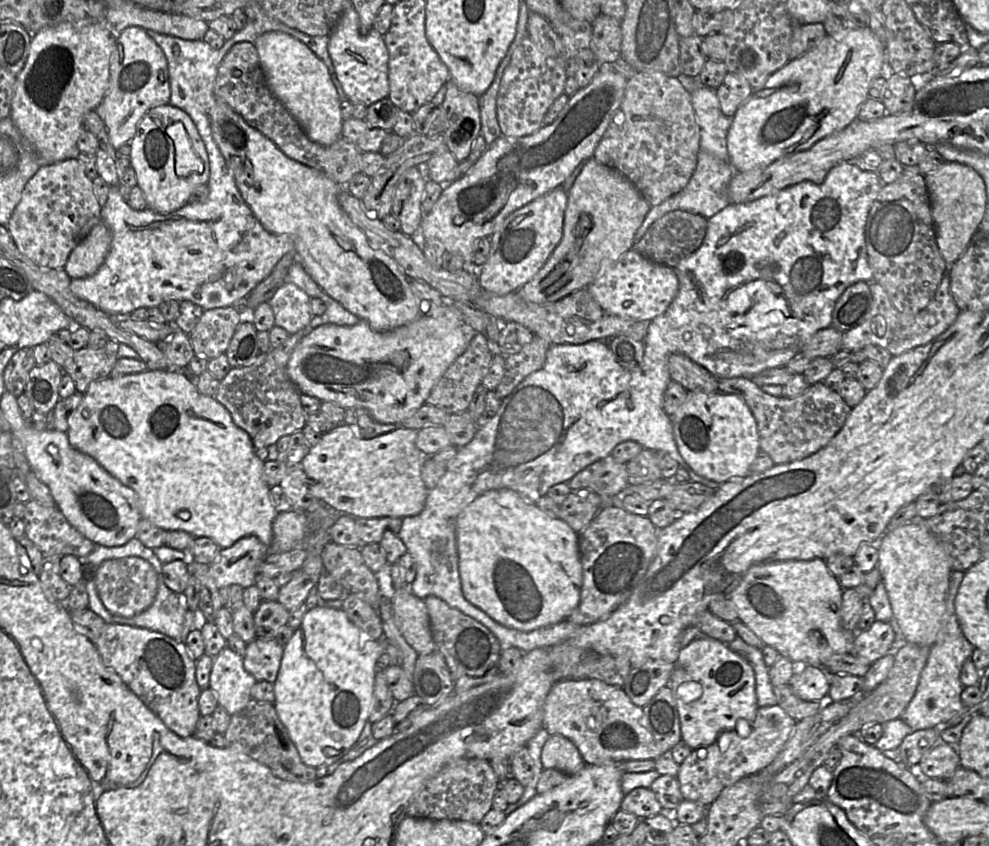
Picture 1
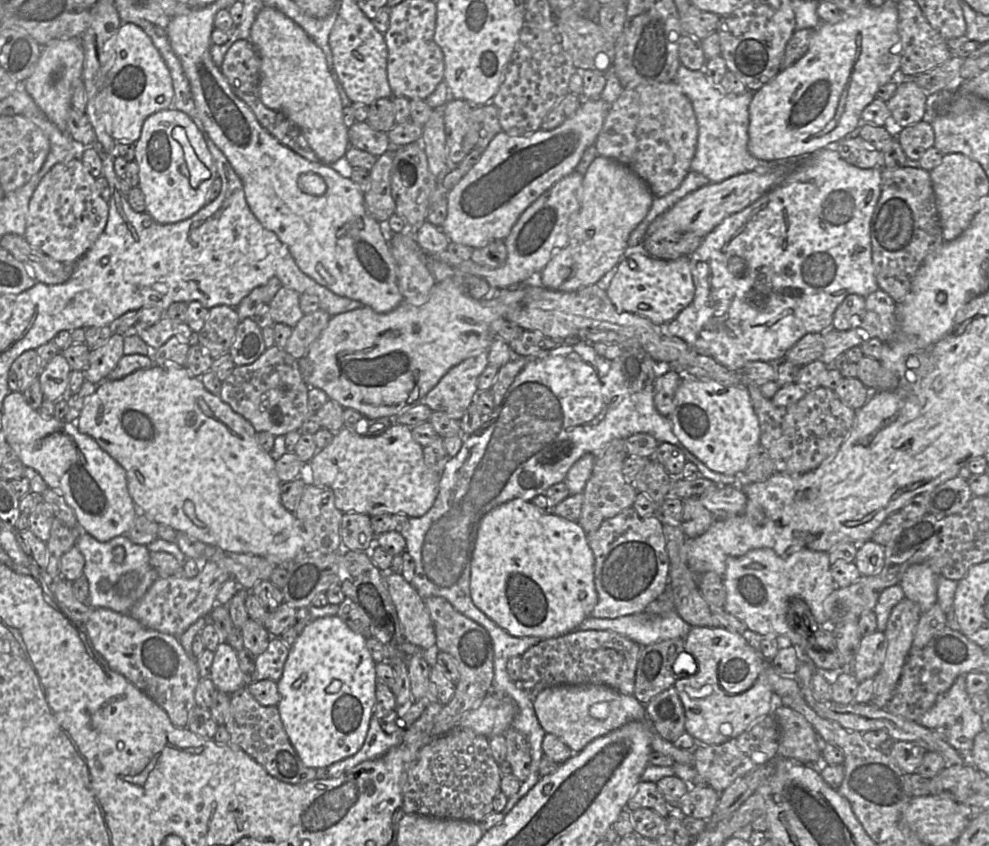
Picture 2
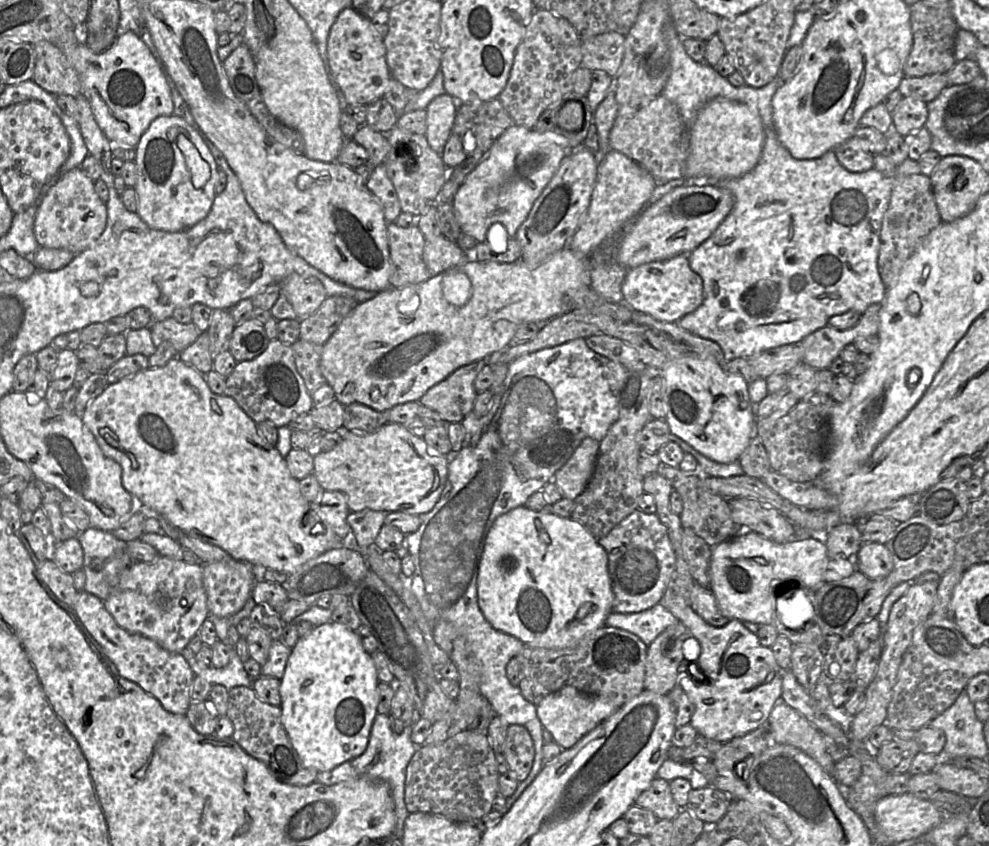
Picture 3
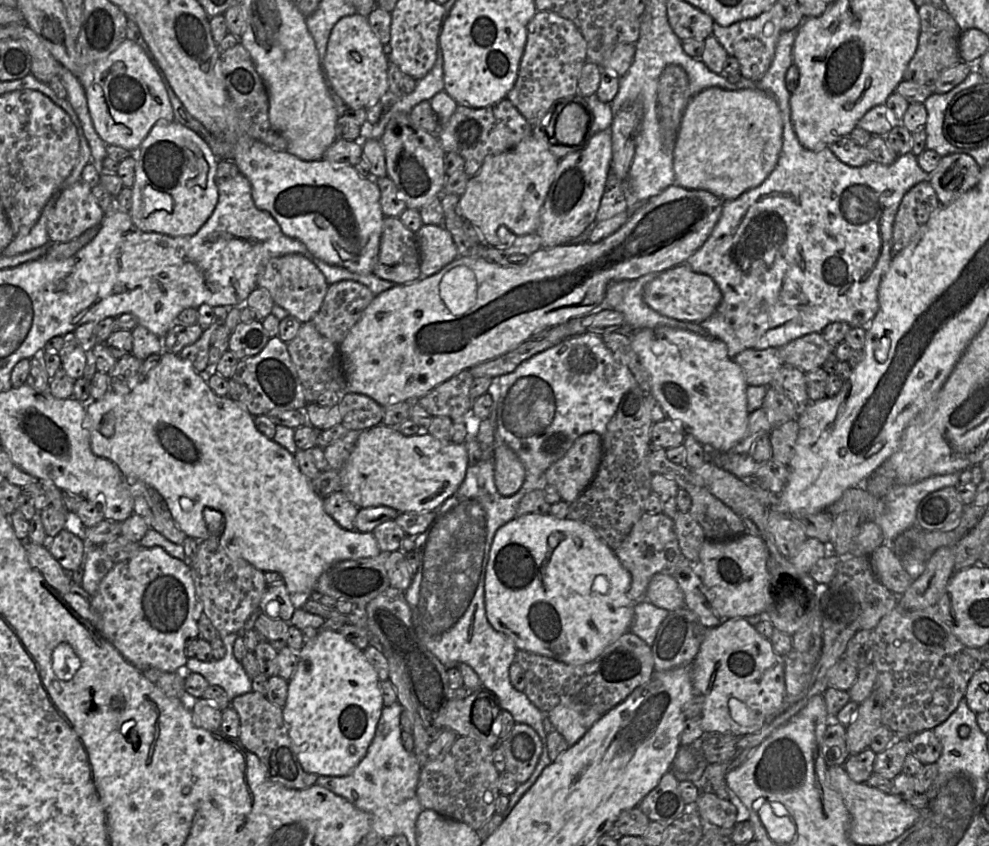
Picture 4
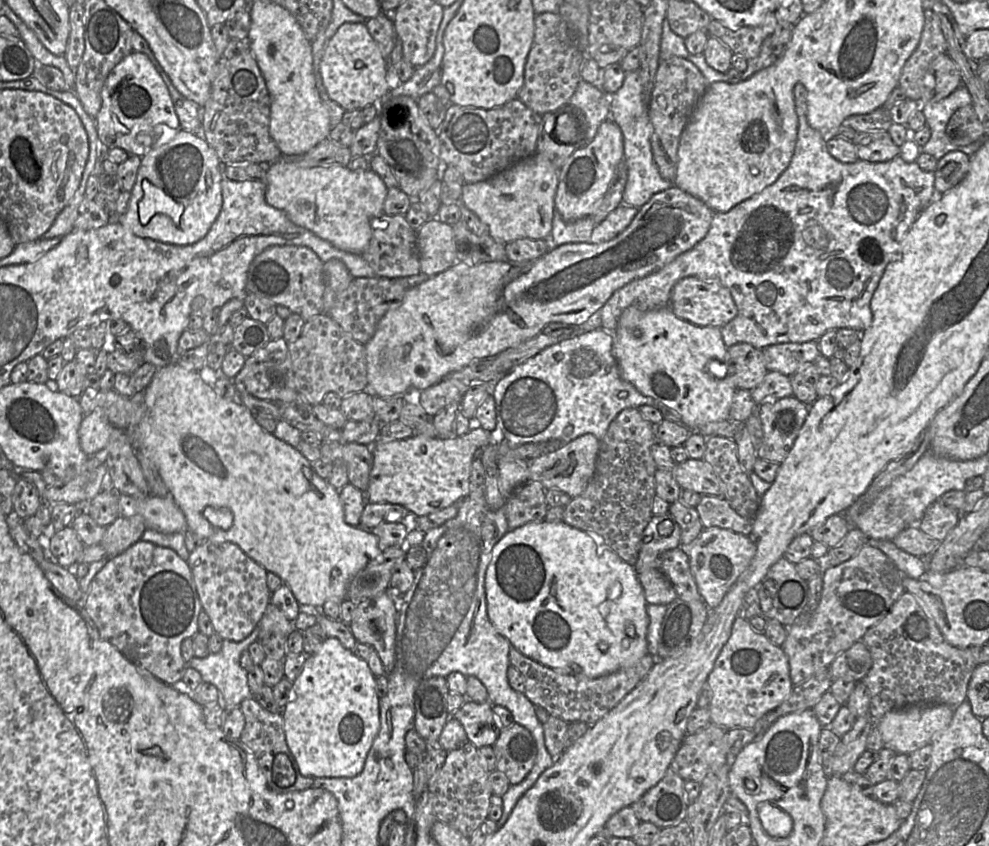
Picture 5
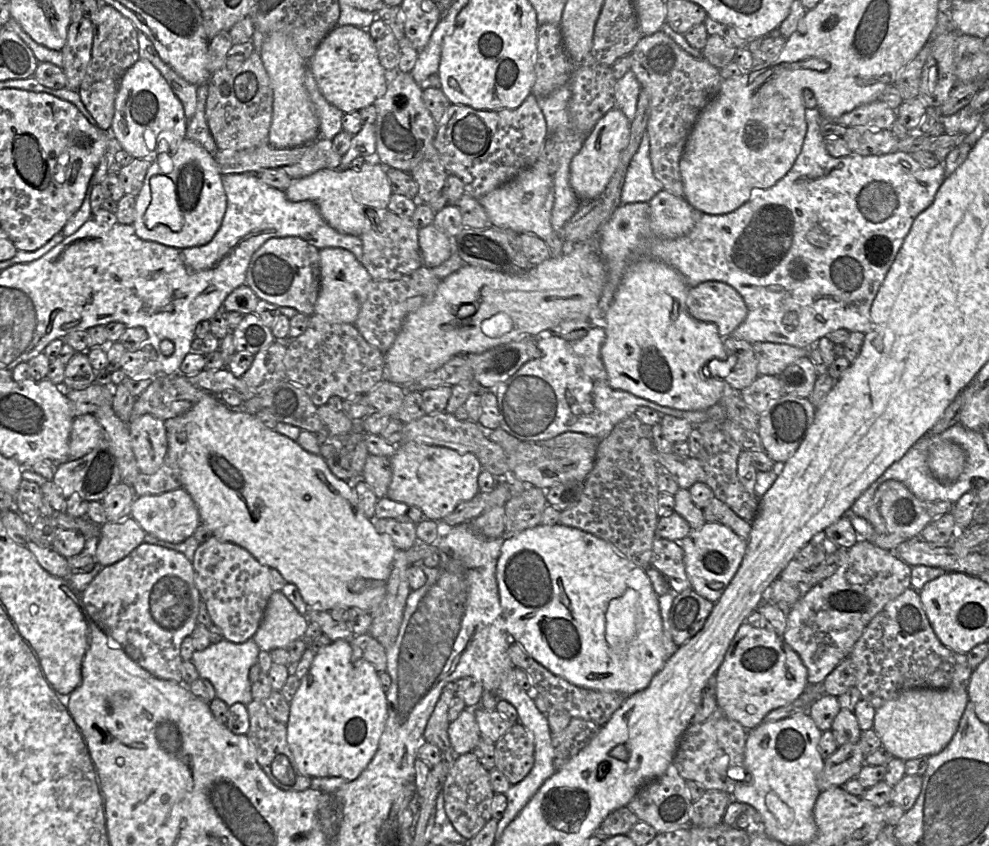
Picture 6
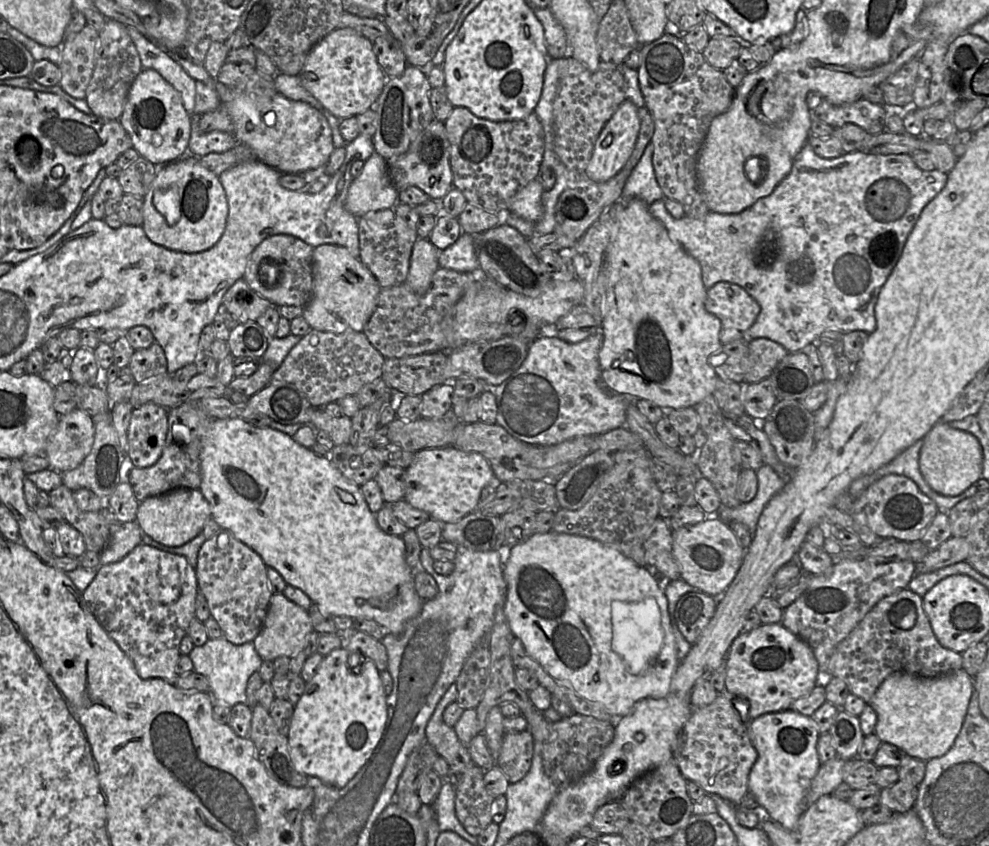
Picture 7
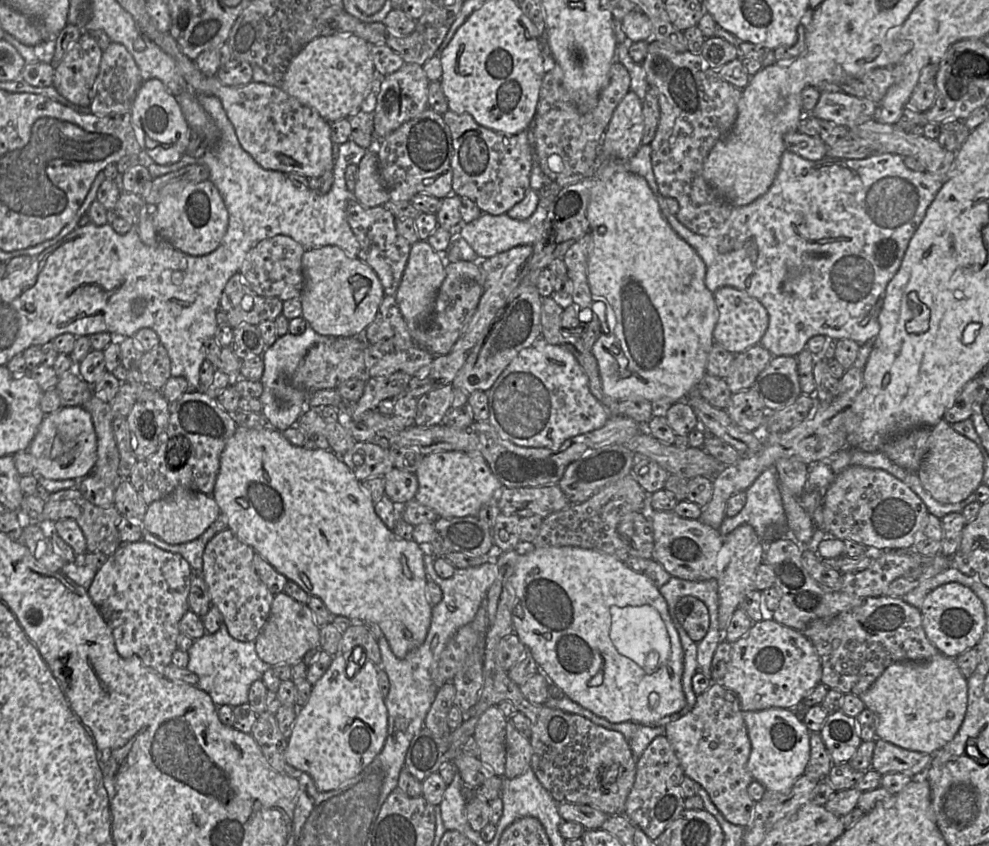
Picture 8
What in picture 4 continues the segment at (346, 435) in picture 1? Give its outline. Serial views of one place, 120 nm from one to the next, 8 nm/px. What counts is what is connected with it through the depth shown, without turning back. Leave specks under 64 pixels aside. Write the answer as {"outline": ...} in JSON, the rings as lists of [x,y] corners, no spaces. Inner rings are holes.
{"outline":[[[381,423],[357,436],[353,452],[338,472],[341,491],[360,509],[387,506],[400,513],[422,513],[437,511],[460,487],[468,467],[464,443],[442,442],[424,430],[405,436]]]}

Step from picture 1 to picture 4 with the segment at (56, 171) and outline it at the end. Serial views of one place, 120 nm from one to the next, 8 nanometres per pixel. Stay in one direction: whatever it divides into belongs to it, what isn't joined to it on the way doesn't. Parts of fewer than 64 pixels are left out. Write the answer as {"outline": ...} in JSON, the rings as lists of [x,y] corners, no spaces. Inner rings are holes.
{"outline":[[[83,180],[64,188],[47,222],[50,243],[69,242],[101,223],[105,212]]]}

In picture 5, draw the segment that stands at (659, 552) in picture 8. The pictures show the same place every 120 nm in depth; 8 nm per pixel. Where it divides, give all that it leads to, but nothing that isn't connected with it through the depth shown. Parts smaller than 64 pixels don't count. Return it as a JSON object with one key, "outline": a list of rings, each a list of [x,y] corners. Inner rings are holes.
{"outline":[[[713,526],[704,528],[689,546],[684,546],[684,551],[688,554],[690,569],[702,600],[708,608],[714,609],[751,563],[756,546],[746,535]]]}

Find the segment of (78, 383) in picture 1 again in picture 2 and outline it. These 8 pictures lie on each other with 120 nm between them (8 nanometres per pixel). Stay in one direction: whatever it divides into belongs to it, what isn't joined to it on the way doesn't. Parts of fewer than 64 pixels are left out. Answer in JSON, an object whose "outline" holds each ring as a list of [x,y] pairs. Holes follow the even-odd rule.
{"outline":[[[113,333],[103,346],[90,350],[88,368],[82,371],[86,381],[98,384],[108,378],[124,355],[123,342],[124,335]]]}

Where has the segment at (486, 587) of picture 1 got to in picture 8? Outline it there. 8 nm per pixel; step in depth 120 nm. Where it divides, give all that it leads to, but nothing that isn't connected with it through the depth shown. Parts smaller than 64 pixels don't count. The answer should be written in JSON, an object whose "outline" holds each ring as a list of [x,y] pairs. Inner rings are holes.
{"outline":[[[572,546],[533,547],[532,550],[519,556],[514,573],[507,583],[507,590],[512,597],[514,632],[531,652],[539,666],[539,671],[550,682],[557,685],[572,701],[611,723],[633,722],[647,726],[665,726],[665,718],[681,712],[686,706],[686,698],[682,687],[684,652],[680,636],[671,618],[672,613],[668,609],[667,601],[660,592],[660,588],[647,576],[634,571],[625,562],[616,557],[597,550]],[[650,652],[657,652],[659,655],[658,667],[655,671],[646,667],[646,658]]]}

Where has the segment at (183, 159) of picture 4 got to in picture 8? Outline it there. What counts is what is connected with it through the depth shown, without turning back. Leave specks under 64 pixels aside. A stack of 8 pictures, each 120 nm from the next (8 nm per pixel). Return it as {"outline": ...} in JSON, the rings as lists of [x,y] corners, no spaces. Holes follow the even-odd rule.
{"outline":[[[210,180],[166,184],[159,193],[157,205],[151,210],[160,239],[192,256],[204,256],[216,250],[229,225],[228,209],[219,190]]]}

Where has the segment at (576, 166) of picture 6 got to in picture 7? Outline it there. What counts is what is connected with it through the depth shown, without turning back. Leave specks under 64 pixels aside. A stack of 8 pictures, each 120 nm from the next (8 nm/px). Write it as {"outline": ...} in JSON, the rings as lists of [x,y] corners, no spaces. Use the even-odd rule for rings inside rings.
{"outline":[[[625,99],[601,130],[584,176],[595,182],[606,182],[614,177],[627,162],[637,141],[641,122],[638,107]]]}

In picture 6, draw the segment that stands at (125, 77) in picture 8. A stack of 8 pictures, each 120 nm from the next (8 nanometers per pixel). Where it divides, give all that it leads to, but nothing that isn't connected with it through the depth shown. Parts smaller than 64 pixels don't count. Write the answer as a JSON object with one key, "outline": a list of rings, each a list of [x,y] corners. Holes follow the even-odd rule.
{"outline":[[[107,4],[99,6],[91,22],[93,25],[91,59],[78,94],[96,125],[107,131],[111,127],[114,116],[114,102],[121,79],[125,72],[139,60],[138,30],[129,19]]]}

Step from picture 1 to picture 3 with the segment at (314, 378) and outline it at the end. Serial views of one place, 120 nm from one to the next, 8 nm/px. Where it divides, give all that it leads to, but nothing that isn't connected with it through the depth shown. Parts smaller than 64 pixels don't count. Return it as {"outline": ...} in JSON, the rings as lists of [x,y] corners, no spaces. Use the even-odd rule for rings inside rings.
{"outline":[[[566,246],[551,255],[539,266],[527,266],[521,258],[512,263],[479,262],[474,260],[452,267],[419,284],[407,285],[400,288],[390,286],[386,290],[376,294],[375,297],[358,303],[344,318],[329,340],[323,344],[320,360],[321,373],[326,383],[333,388],[335,399],[343,404],[343,406],[357,402],[376,411],[389,411],[399,404],[417,402],[431,387],[443,381],[458,368],[478,360],[485,360],[492,353],[507,346],[521,325],[525,323],[544,324],[559,315],[573,311],[572,297],[569,292],[576,291],[579,288],[586,288],[590,284],[589,258],[575,253]]]}

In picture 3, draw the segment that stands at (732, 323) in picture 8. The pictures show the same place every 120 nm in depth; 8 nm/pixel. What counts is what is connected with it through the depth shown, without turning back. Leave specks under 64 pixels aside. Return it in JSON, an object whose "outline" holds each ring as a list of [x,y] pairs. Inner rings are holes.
{"outline":[[[680,254],[663,261],[653,261],[630,268],[622,284],[624,303],[664,322],[678,322],[695,311],[703,302],[703,280],[690,267],[688,254]]]}

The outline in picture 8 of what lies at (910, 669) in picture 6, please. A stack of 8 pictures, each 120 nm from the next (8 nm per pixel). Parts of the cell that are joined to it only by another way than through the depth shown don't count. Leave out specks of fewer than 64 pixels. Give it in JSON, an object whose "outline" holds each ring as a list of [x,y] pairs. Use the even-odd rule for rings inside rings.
{"outline":[[[879,596],[868,598],[853,609],[829,618],[812,620],[801,632],[816,648],[822,664],[821,683],[844,695],[861,696],[892,664],[901,661],[925,661],[940,653],[929,640],[923,627],[922,608],[910,603],[905,597]]]}

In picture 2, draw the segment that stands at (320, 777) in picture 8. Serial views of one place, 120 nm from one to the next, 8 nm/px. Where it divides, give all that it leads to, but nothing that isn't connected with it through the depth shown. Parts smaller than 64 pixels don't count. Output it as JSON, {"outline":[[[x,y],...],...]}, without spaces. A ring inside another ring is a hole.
{"outline":[[[337,615],[326,616],[311,620],[304,630],[298,635],[295,642],[289,649],[287,660],[284,664],[284,670],[281,678],[277,681],[280,700],[277,705],[280,718],[288,739],[294,747],[302,763],[309,768],[327,767],[331,764],[341,761],[354,755],[363,746],[366,739],[370,720],[373,716],[374,706],[376,704],[376,663],[371,657],[366,646],[366,638],[353,632]]]}

